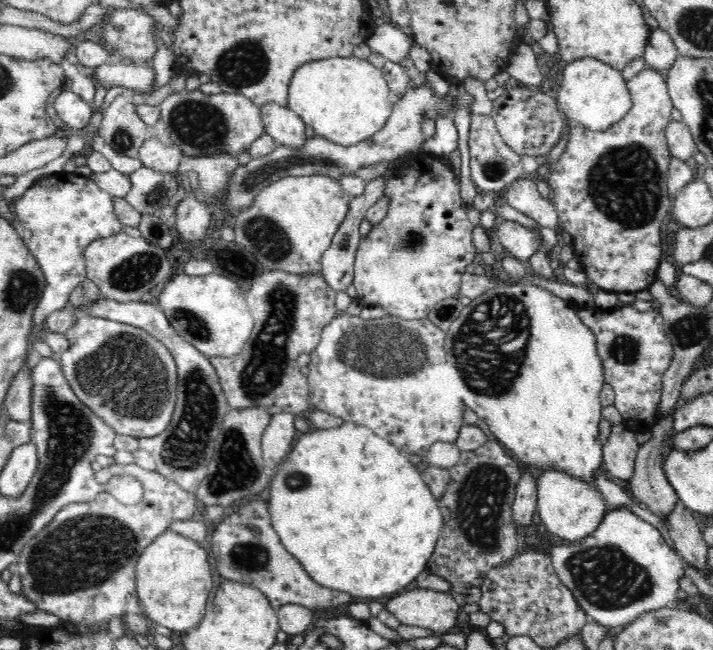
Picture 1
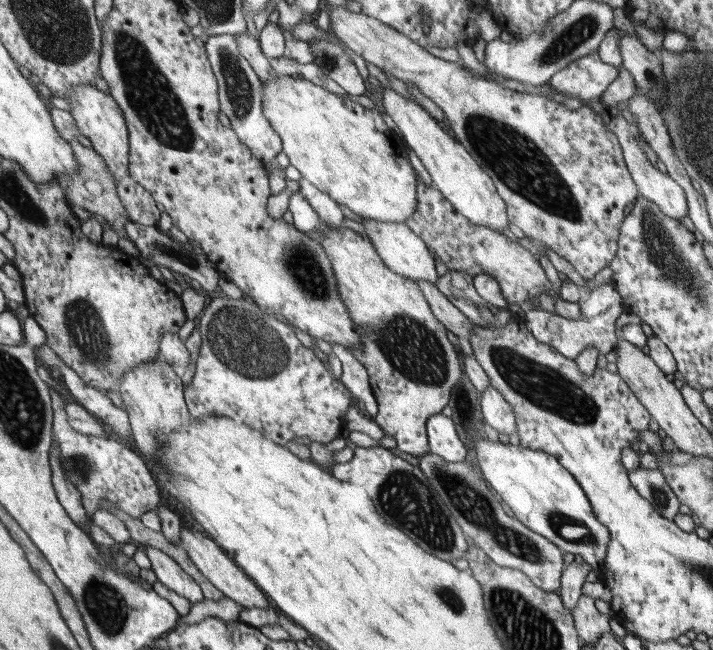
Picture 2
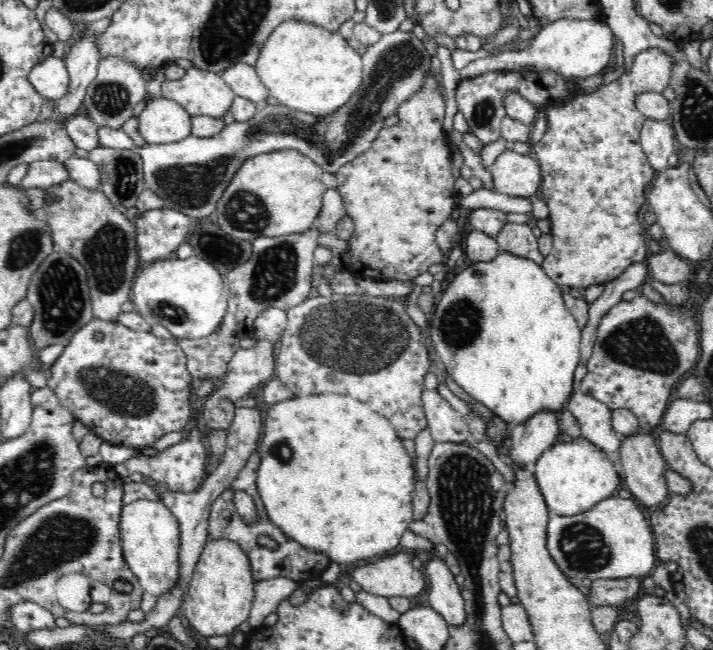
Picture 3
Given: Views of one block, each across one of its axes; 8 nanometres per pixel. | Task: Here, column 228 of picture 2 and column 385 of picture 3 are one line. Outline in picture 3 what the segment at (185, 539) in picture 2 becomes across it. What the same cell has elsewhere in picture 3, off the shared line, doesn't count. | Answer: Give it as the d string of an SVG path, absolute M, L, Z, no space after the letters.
M404 549L354 568L353 580L366 592L386 598L404 596L410 599L420 596L422 588L426 588L421 569L412 566L412 552Z

